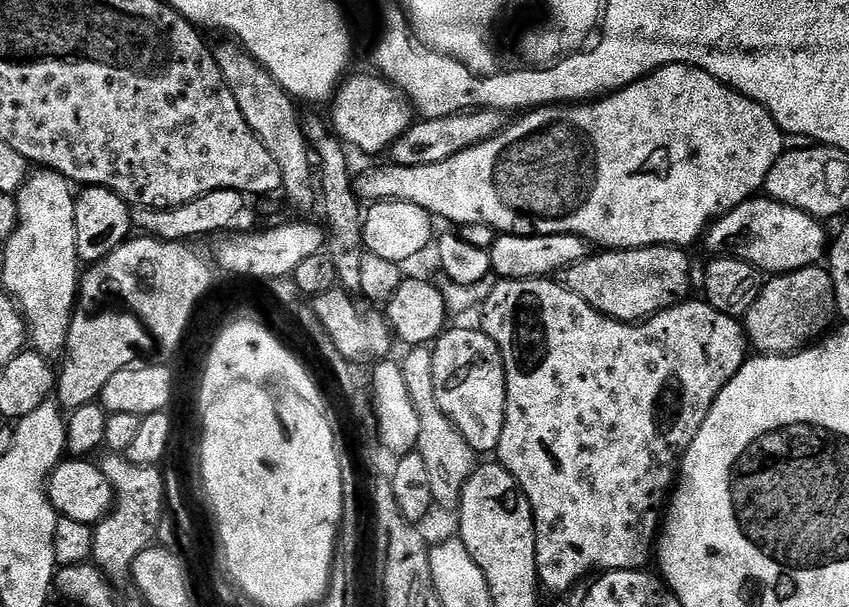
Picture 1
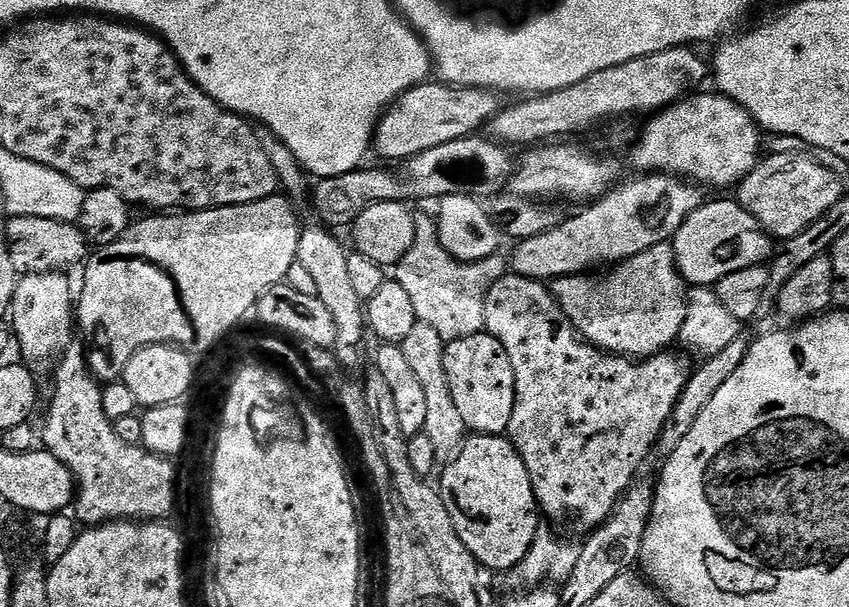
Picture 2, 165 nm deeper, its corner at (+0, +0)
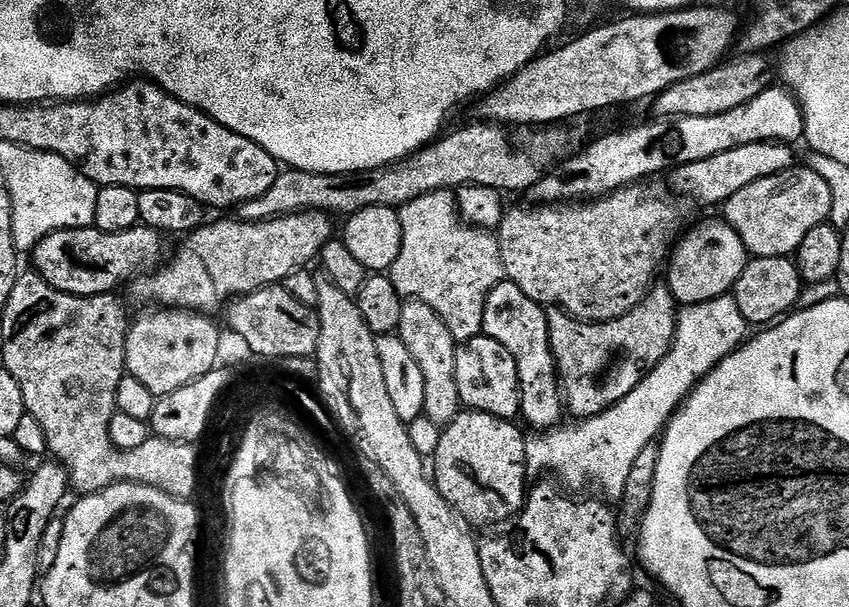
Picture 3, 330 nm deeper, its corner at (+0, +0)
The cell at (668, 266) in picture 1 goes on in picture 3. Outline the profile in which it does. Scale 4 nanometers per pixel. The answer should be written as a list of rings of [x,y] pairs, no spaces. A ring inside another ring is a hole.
[[[653,286],[646,298],[642,298],[642,302],[634,306],[634,310],[630,310],[622,318],[607,320],[601,324],[578,320],[558,307],[549,307],[550,346],[552,357],[556,360],[556,375],[567,411],[571,415],[573,412],[576,415],[573,417],[576,418],[597,416],[626,398],[626,394],[630,394],[630,390],[634,390],[634,386],[638,386],[638,382],[642,382],[642,378],[650,374],[650,370],[654,370],[654,366],[658,366],[658,362],[662,362],[662,358],[666,358],[666,354],[672,349],[672,340],[676,337],[677,311],[676,299],[667,286]]]

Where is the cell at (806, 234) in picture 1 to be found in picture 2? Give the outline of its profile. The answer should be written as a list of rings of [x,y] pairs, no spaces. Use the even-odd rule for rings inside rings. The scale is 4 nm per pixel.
[[[735,199],[711,200],[688,215],[671,241],[678,270],[692,286],[715,286],[726,274],[734,274],[734,270],[763,265],[774,252],[773,237]]]

